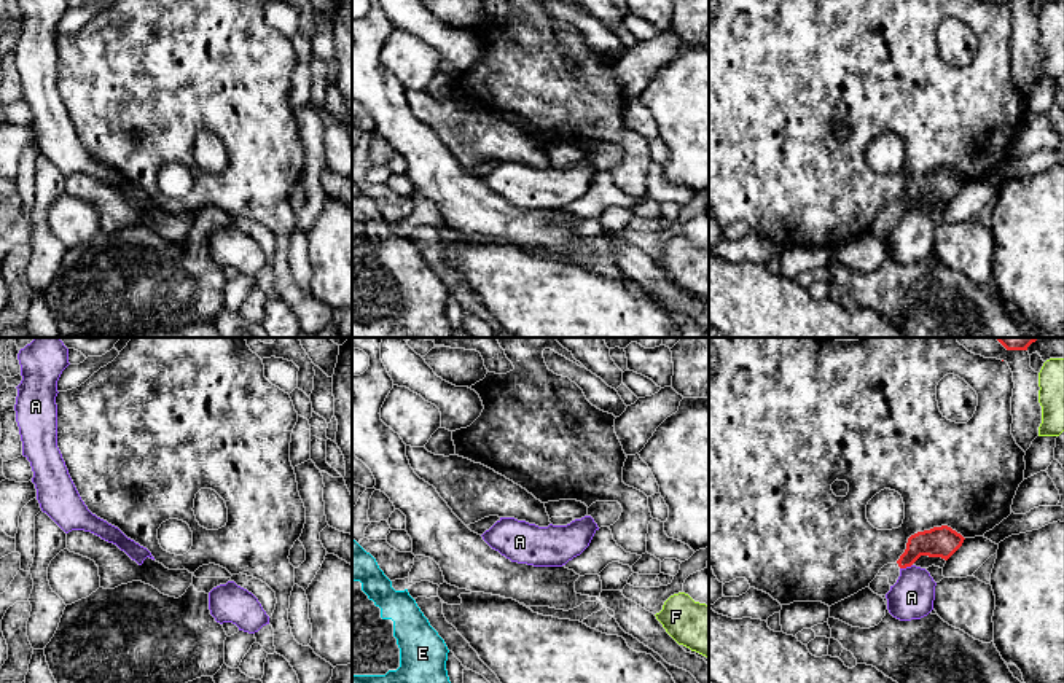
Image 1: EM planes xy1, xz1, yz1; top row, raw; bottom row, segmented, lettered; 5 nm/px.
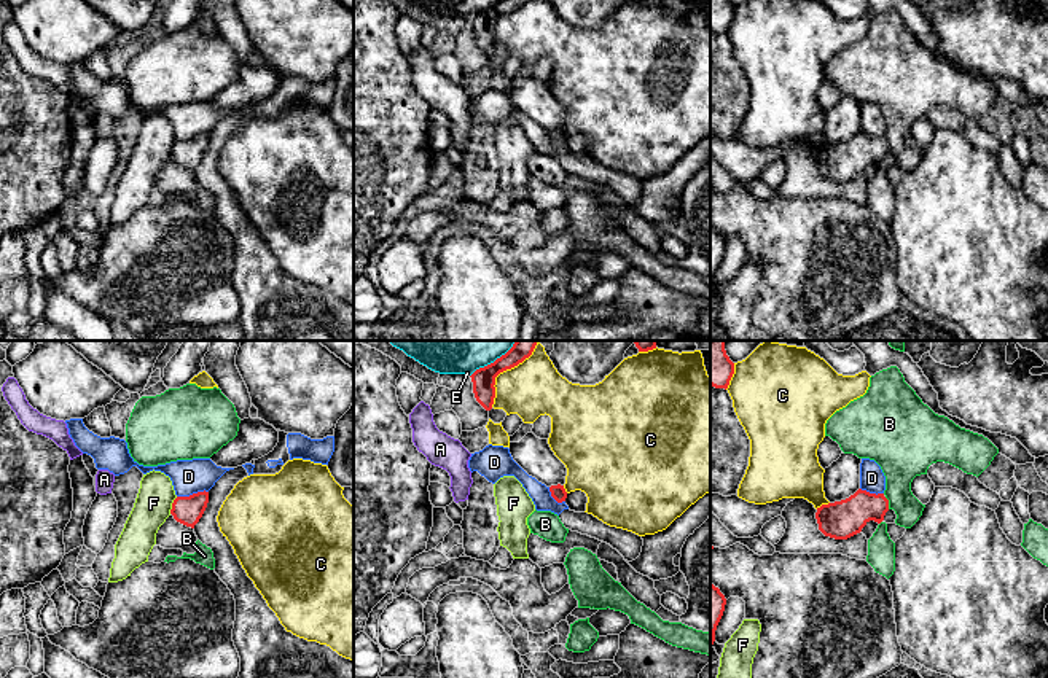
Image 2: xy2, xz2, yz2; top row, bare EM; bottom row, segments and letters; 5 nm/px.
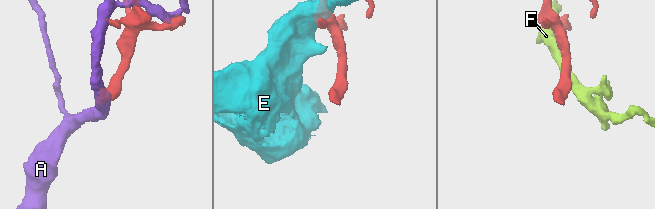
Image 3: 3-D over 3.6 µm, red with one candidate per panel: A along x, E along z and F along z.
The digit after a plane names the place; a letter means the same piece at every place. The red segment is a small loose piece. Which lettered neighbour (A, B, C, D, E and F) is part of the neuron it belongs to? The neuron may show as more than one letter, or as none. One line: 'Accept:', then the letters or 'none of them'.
Accept: none of them

